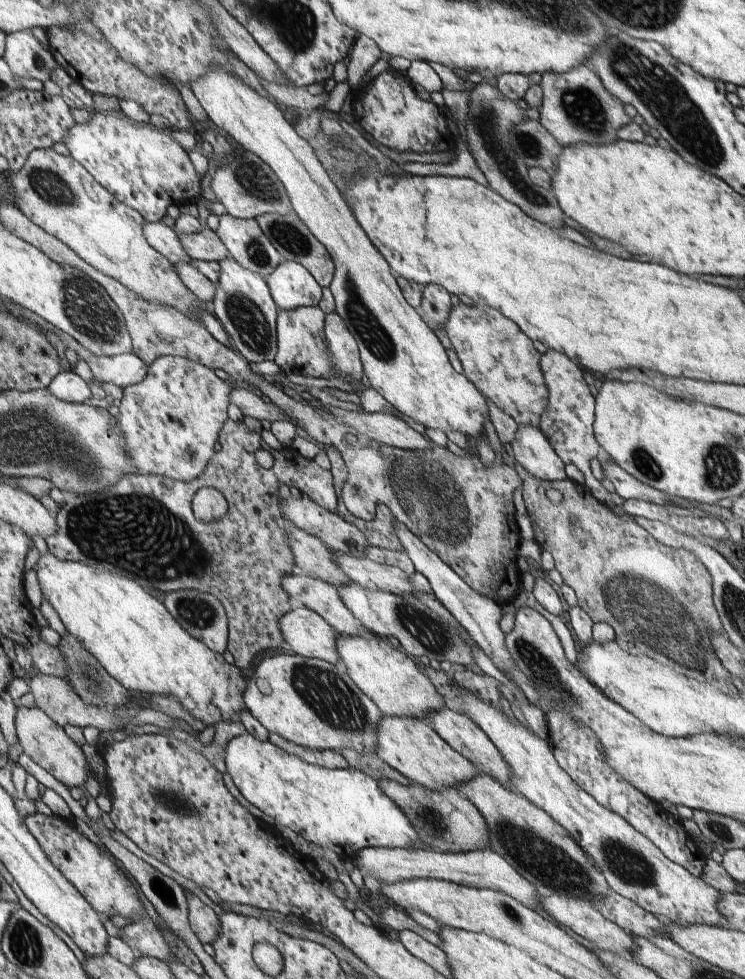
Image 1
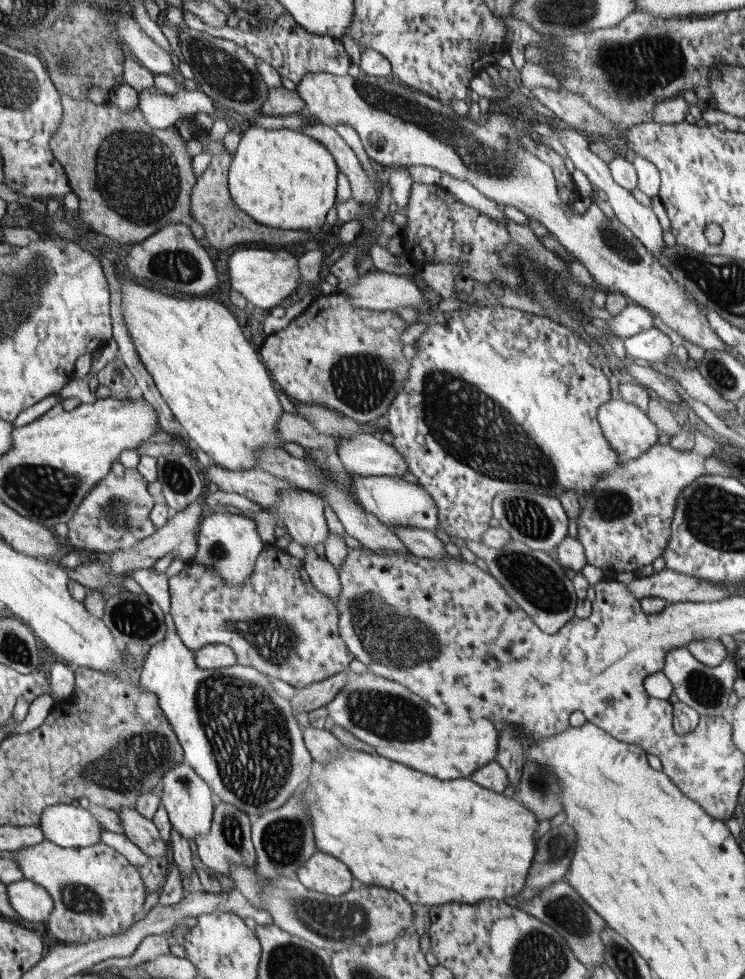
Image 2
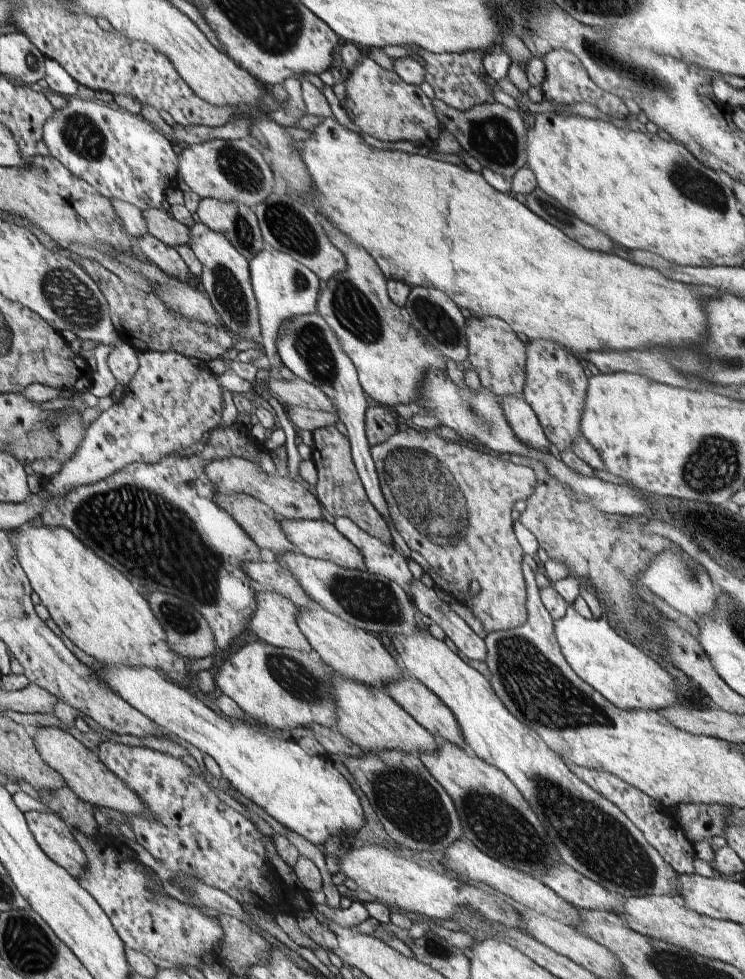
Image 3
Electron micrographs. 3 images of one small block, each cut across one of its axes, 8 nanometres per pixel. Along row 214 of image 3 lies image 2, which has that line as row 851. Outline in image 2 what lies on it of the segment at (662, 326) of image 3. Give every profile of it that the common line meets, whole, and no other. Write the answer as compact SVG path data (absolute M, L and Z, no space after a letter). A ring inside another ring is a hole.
M341 748L333 762L323 764L321 774L315 778L311 774L299 794L311 804L319 852L347 864L359 886L395 890L411 904L475 904L485 898L503 902L525 888L527 872L537 854L539 838L533 832L539 818L517 798L505 798L469 778L439 780L377 754Z

